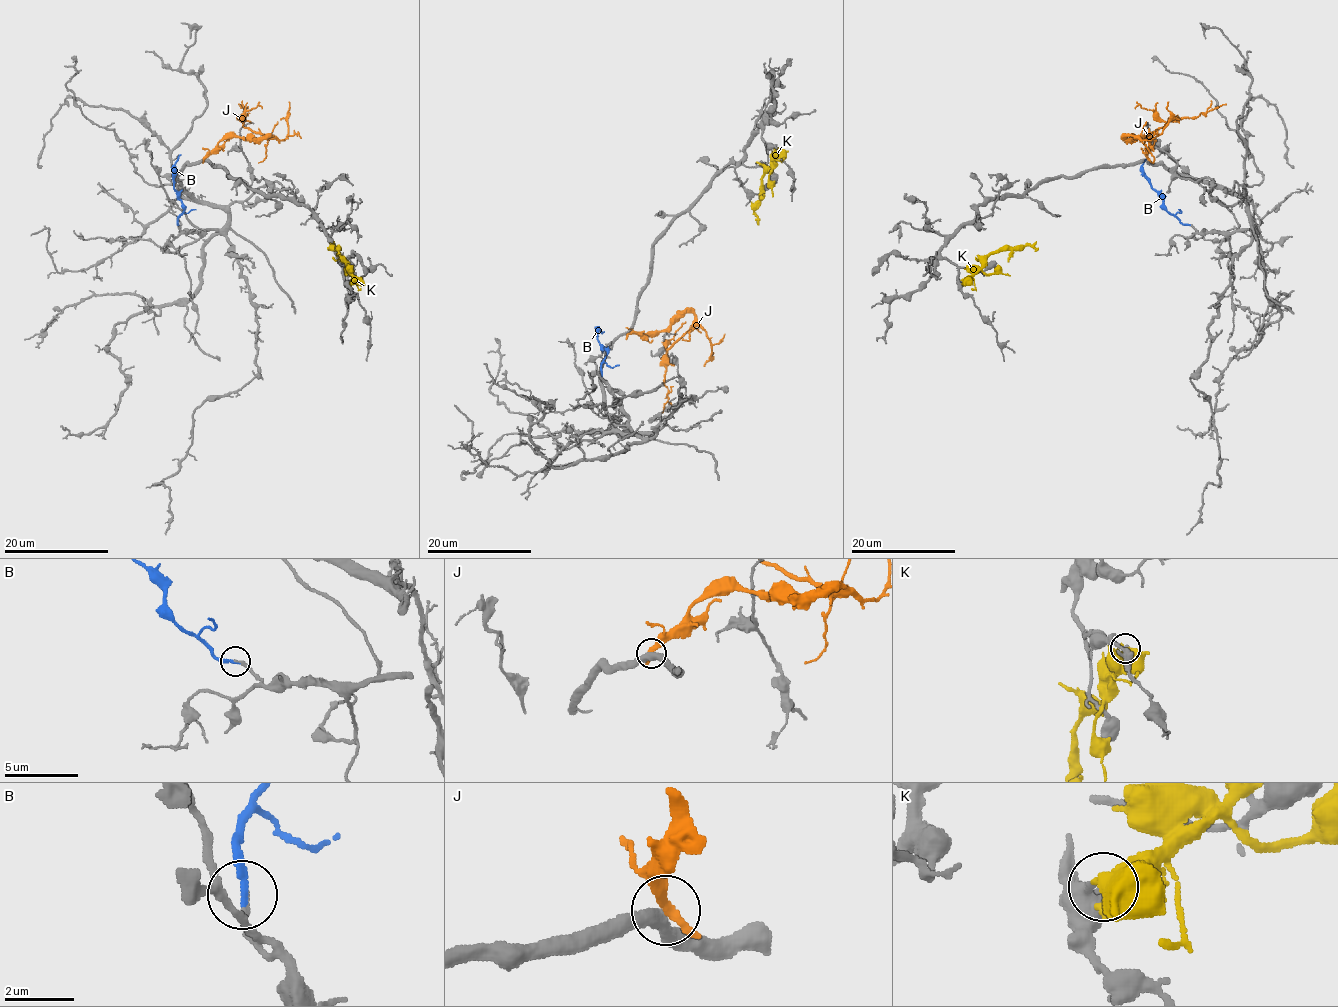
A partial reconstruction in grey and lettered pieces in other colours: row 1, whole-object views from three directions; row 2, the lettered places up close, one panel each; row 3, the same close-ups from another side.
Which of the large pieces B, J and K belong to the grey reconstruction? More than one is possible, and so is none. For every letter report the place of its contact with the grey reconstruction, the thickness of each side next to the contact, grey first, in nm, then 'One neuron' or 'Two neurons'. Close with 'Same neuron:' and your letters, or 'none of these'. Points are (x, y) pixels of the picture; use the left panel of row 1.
B: Touches grey at (178, 224). Thickness 170 nm (grey) against 200 nm. One neuron
J: Touches grey at (204, 159). Thickness 400 nm (grey) against 280 nm. Two neurons
K: Touches grey at (356, 280). Thickness 140 nm (grey) against 850 nm. Two neurons
Same neuron: B

